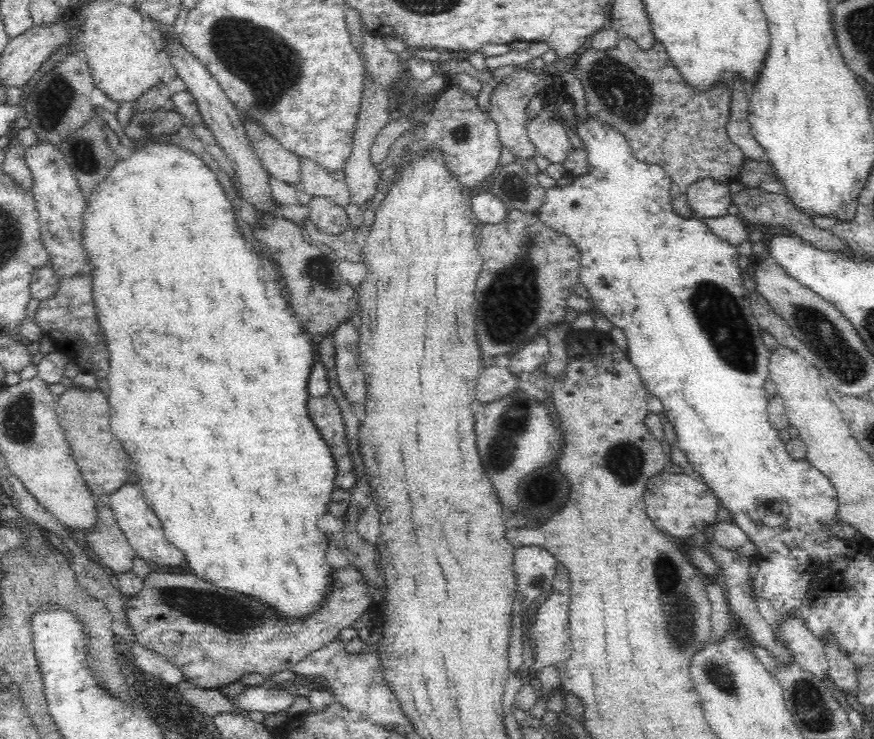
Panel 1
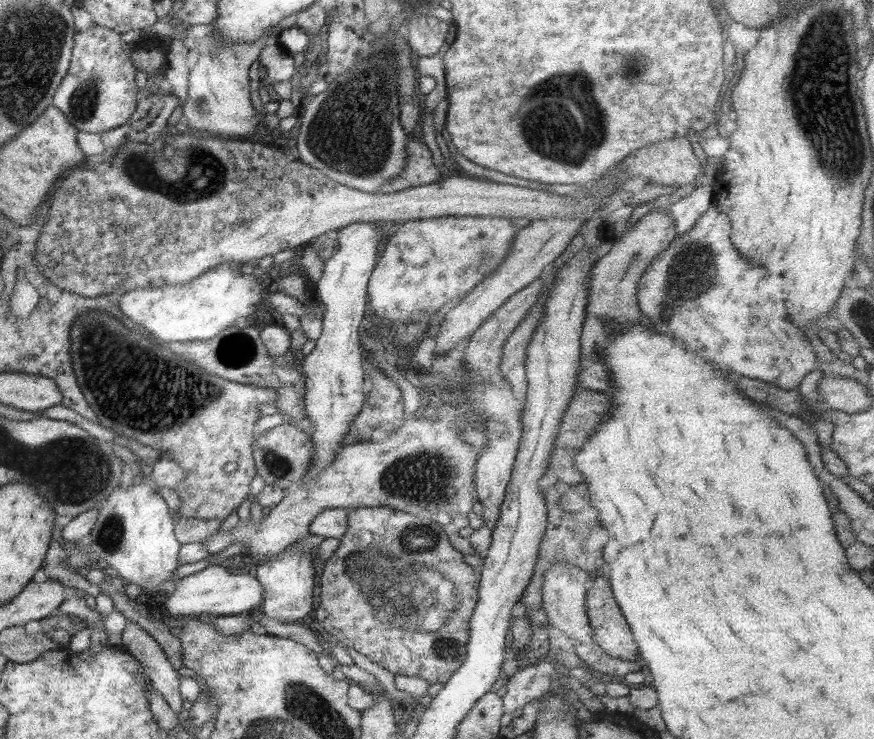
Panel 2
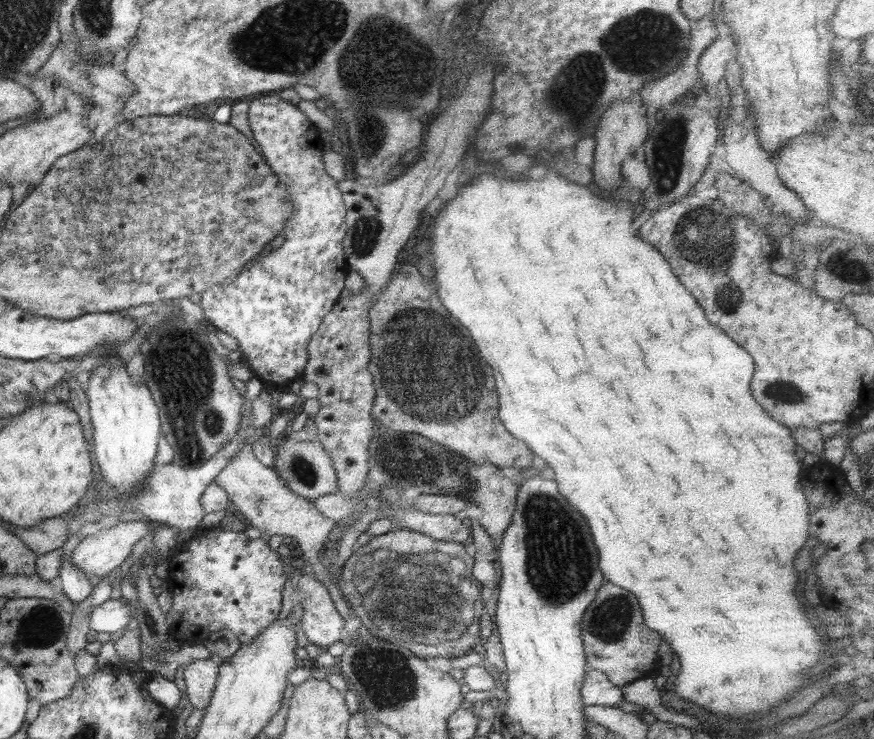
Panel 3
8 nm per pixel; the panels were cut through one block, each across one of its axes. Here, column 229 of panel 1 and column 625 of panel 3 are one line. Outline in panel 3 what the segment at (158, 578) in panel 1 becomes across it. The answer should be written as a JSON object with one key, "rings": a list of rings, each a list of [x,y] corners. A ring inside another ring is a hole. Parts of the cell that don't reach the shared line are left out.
{"rings":[[[603,584],[595,600],[589,604],[581,619],[581,640],[586,666],[605,673],[613,685],[621,688],[638,679],[647,678],[652,672],[661,672],[657,657],[659,633],[647,628],[643,622],[637,598],[614,584]]]}

